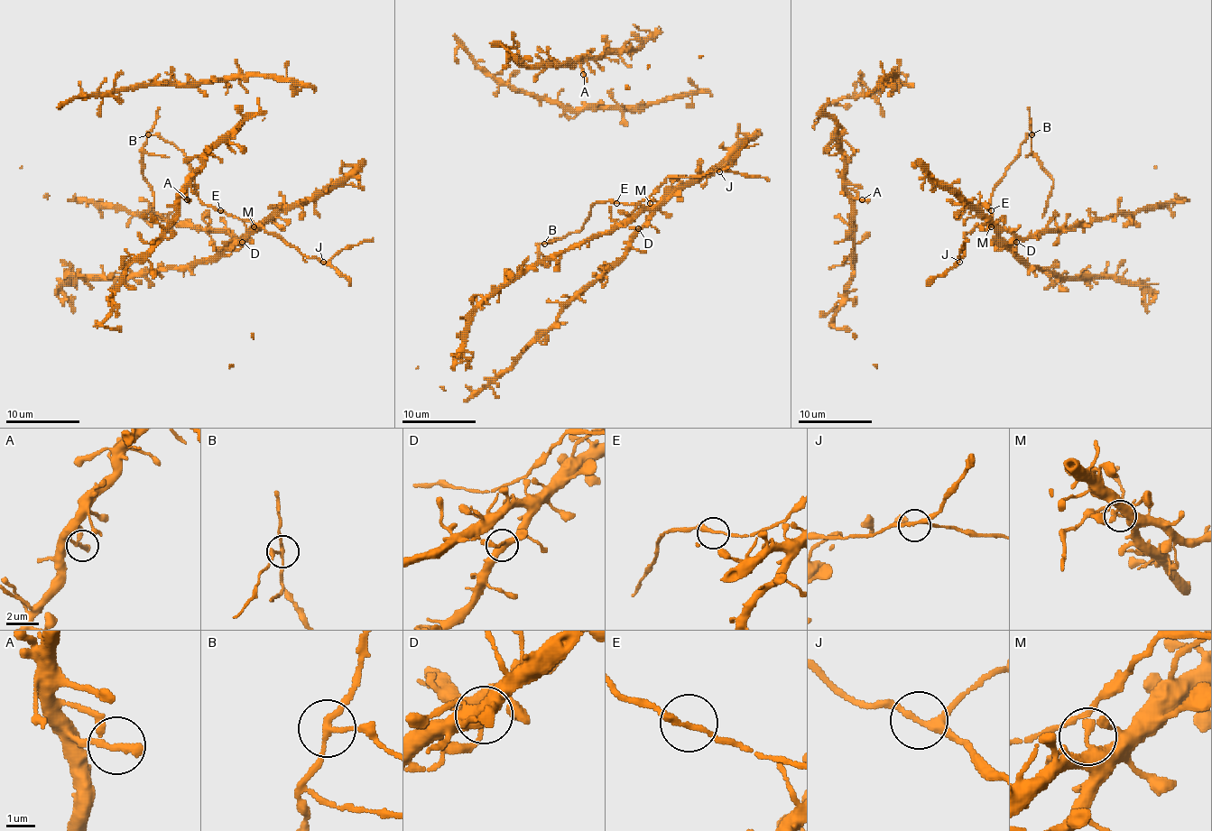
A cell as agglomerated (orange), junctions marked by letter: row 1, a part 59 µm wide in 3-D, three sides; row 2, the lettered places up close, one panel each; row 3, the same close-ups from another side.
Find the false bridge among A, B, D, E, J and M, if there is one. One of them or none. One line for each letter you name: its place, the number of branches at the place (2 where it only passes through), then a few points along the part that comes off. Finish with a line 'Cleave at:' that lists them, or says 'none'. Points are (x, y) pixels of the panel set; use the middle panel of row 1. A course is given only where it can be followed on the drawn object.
B: Place: (544, 244). Branches: 3. Course of the part to remove: (545, 244), (539, 244), (539, 262), (542, 265), (550, 260), (542, 254)
Cleave at: B

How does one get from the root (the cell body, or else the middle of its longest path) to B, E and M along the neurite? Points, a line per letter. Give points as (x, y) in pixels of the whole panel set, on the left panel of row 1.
B: (270, 216), (255, 226), (250, 221), (208, 207), (198, 198), (187, 157), (160, 136), (149, 134)
E: (270, 216), (255, 226), (250, 221), (227, 216), (220, 210)
M: (270, 216), (254, 226)

